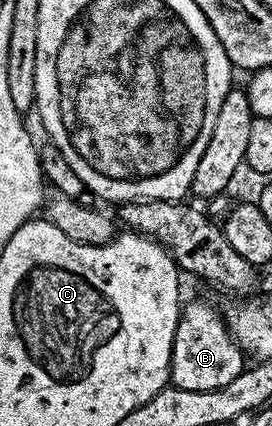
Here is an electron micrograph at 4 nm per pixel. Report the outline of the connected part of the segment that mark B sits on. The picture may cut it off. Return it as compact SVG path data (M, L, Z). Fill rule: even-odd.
M191 301L182 306L171 348L170 384L185 391L213 391L233 383L245 368L245 354L240 349L226 320L211 305Z

